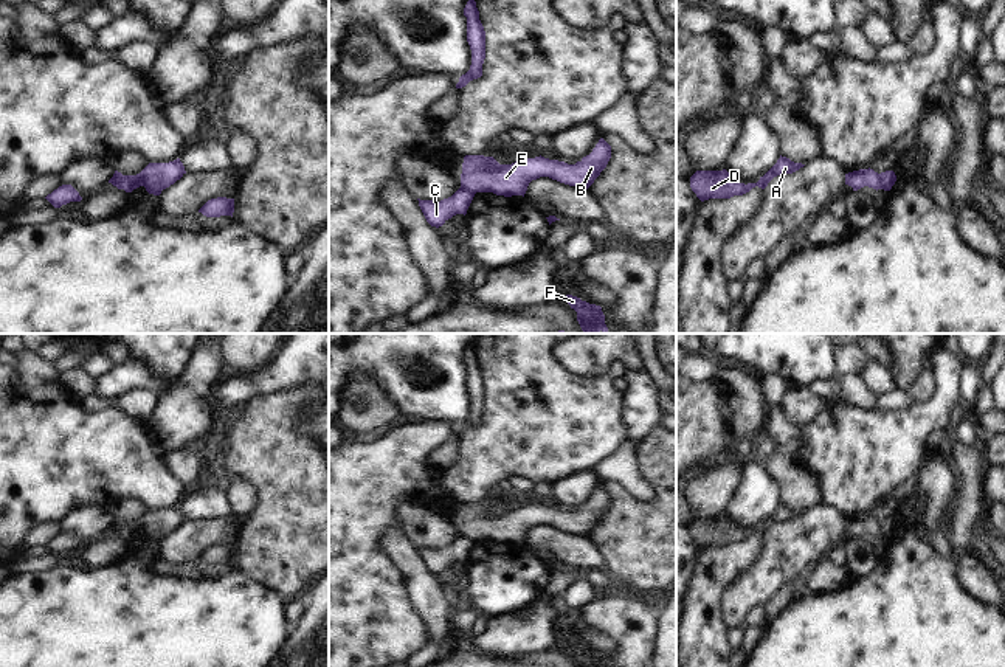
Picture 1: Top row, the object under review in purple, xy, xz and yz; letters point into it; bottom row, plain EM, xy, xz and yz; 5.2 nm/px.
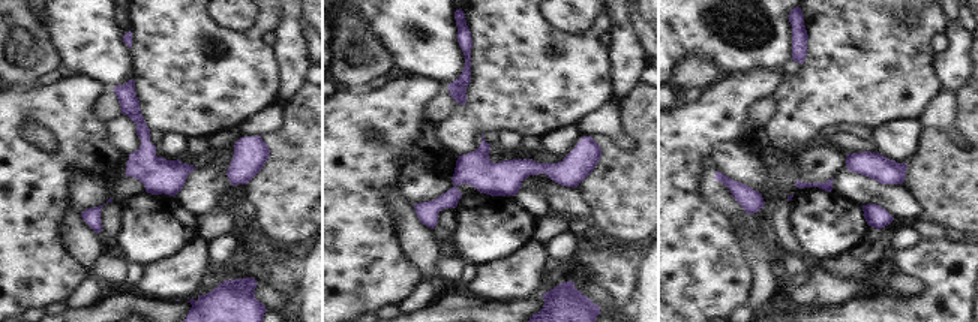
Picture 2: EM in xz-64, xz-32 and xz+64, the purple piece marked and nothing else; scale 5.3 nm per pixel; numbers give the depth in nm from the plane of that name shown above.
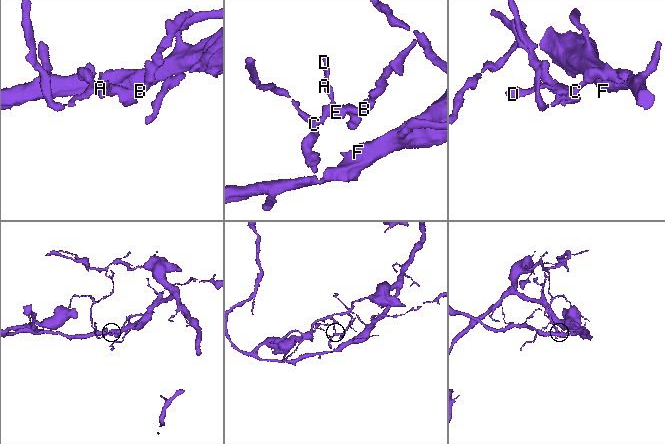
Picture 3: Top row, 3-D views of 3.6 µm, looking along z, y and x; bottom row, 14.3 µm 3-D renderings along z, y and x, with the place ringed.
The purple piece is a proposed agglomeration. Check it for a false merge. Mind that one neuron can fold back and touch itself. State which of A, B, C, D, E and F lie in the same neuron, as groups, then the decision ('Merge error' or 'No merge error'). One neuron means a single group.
Groups: A B D E / C F. Merge error

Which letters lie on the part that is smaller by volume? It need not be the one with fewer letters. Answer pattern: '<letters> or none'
A, B, D, E

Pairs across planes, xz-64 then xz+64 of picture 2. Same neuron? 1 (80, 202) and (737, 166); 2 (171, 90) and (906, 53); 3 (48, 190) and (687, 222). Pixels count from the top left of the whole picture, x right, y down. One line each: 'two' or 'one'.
1: one
2: one
3: one

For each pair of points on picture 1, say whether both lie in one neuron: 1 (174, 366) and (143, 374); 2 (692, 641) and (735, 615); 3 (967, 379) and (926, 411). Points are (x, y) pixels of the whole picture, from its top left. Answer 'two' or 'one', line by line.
1: two
2: two
3: two

